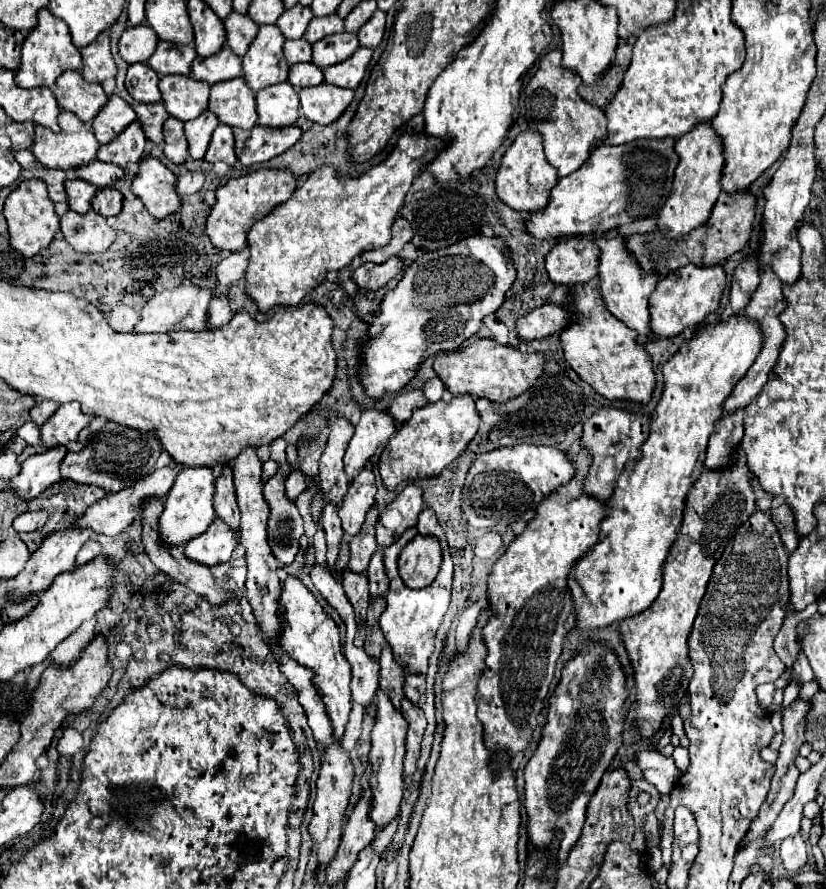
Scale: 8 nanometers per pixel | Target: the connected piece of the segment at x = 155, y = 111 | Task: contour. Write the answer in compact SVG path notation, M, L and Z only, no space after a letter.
M136 103L134 111L138 115L138 121L142 123L142 129L146 137L160 145L162 143L162 125L170 117L166 107L162 103Z

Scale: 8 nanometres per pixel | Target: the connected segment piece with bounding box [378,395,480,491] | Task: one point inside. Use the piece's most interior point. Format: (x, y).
(437, 433)

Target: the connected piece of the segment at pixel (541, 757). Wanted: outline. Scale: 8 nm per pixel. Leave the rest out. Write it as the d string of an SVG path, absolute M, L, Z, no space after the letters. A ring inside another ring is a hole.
M588 645L580 655L570 659L550 699L548 723L542 729L542 741L524 767L528 843L534 849L546 851L550 843L558 839L558 867L570 853L570 847L578 841L586 807L612 757L622 745L622 707L628 697L624 683L624 673L616 655L602 645ZM568 677L574 679L568 683Z

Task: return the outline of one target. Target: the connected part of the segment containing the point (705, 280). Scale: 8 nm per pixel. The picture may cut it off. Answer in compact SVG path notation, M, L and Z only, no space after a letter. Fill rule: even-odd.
M686 265L678 271L666 275L656 291L650 295L650 327L658 337L674 337L682 333L686 327L694 327L702 323L702 319L718 309L722 291L726 287L726 273L722 265L718 267L698 267Z

